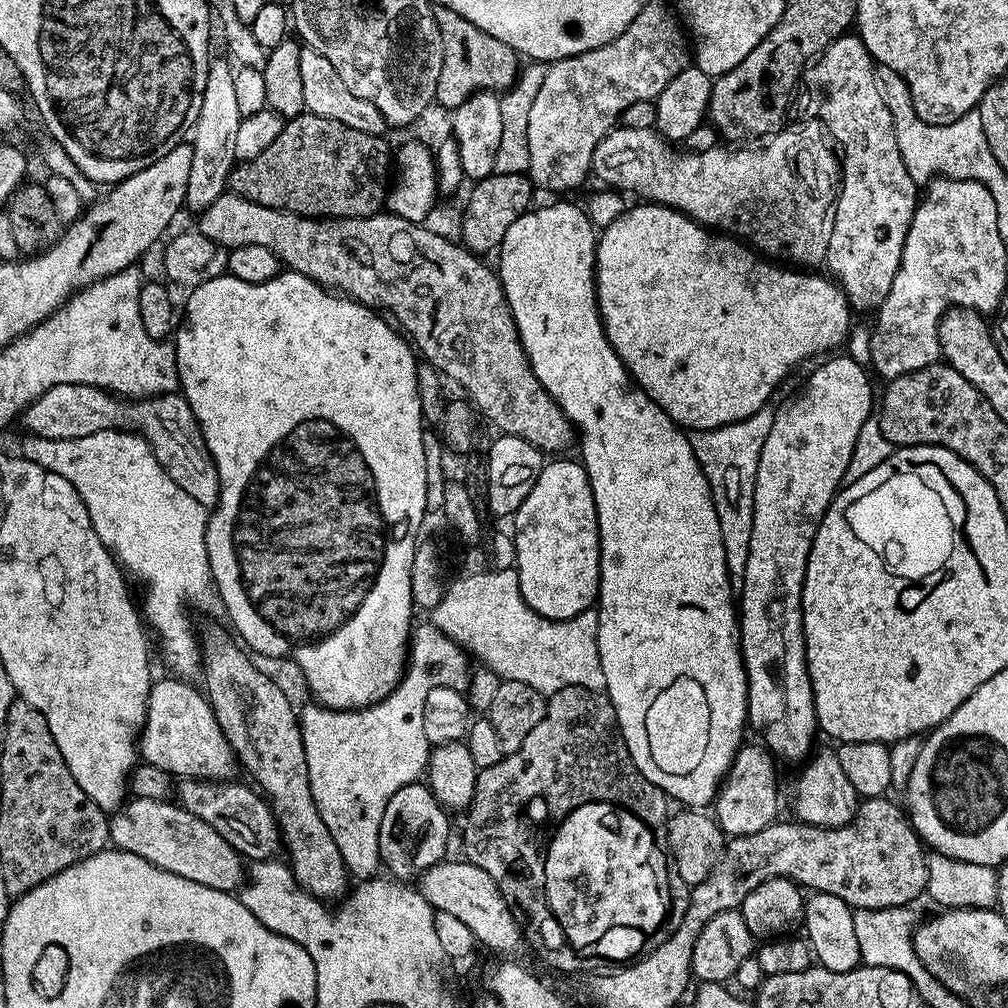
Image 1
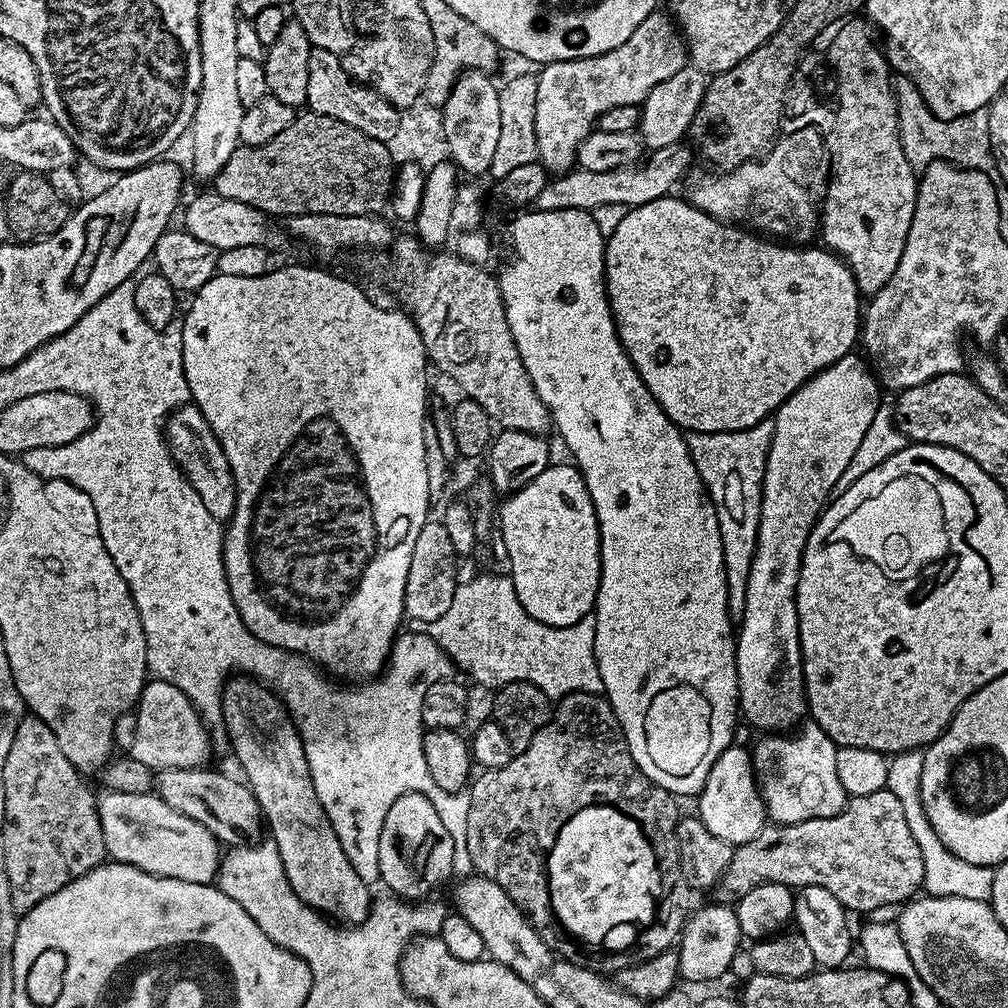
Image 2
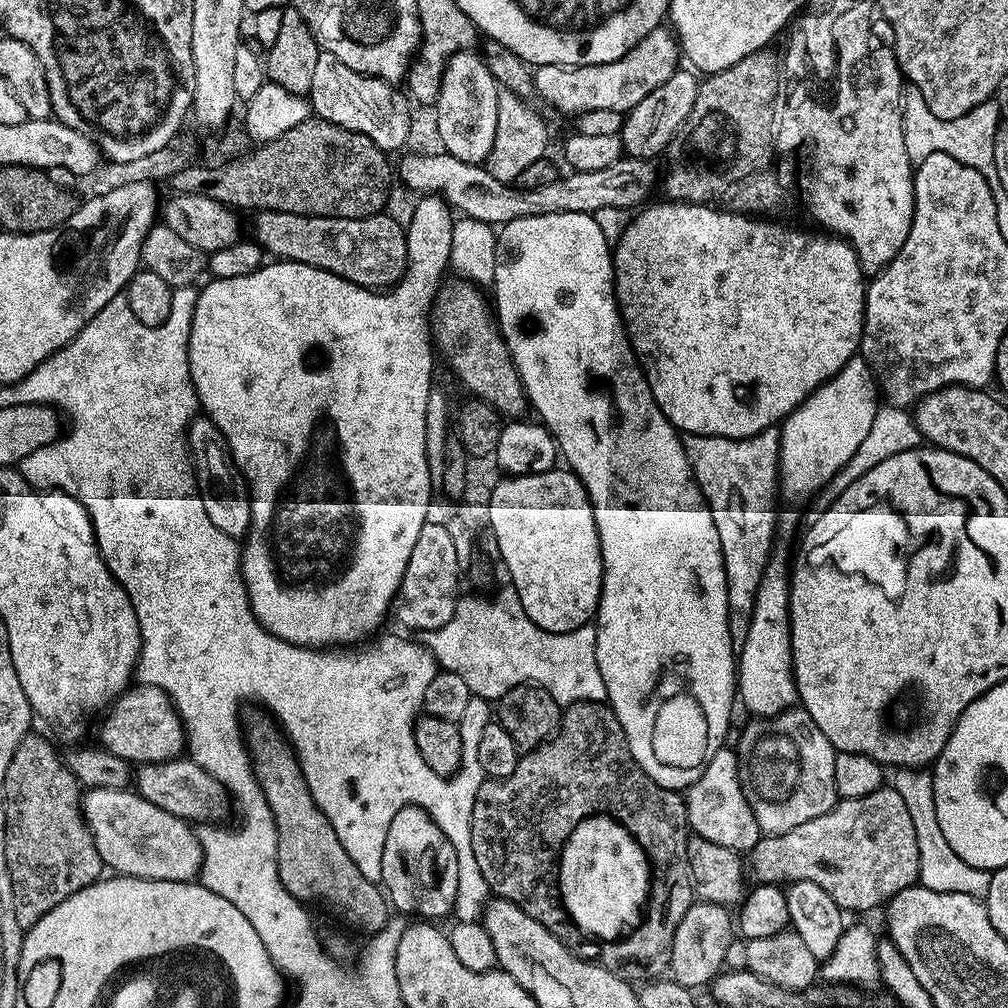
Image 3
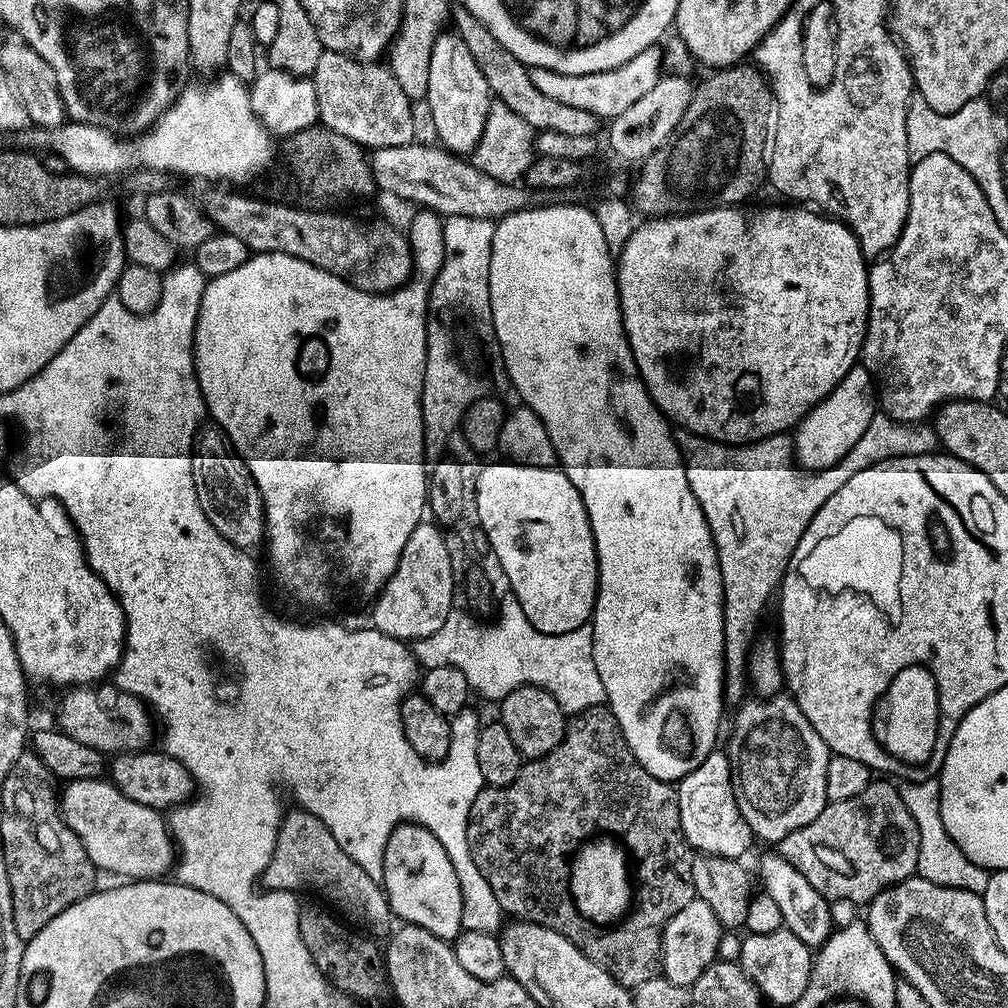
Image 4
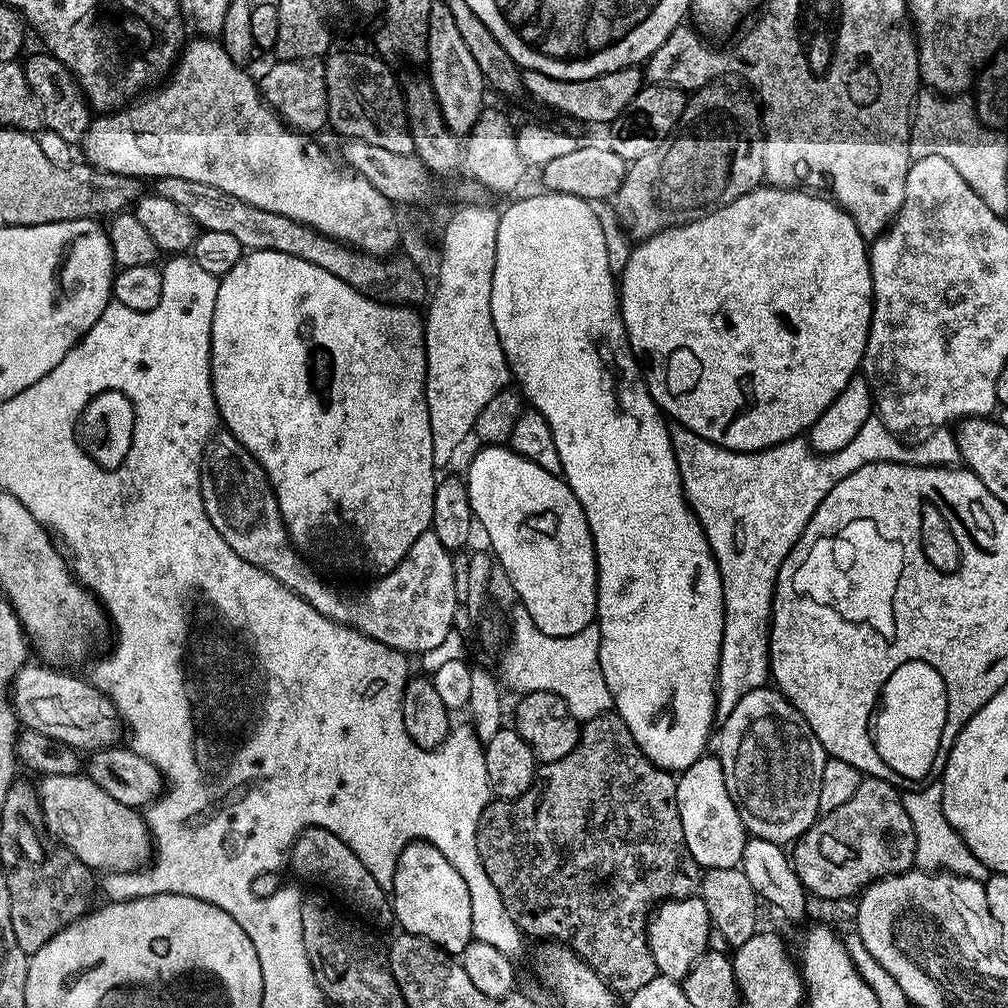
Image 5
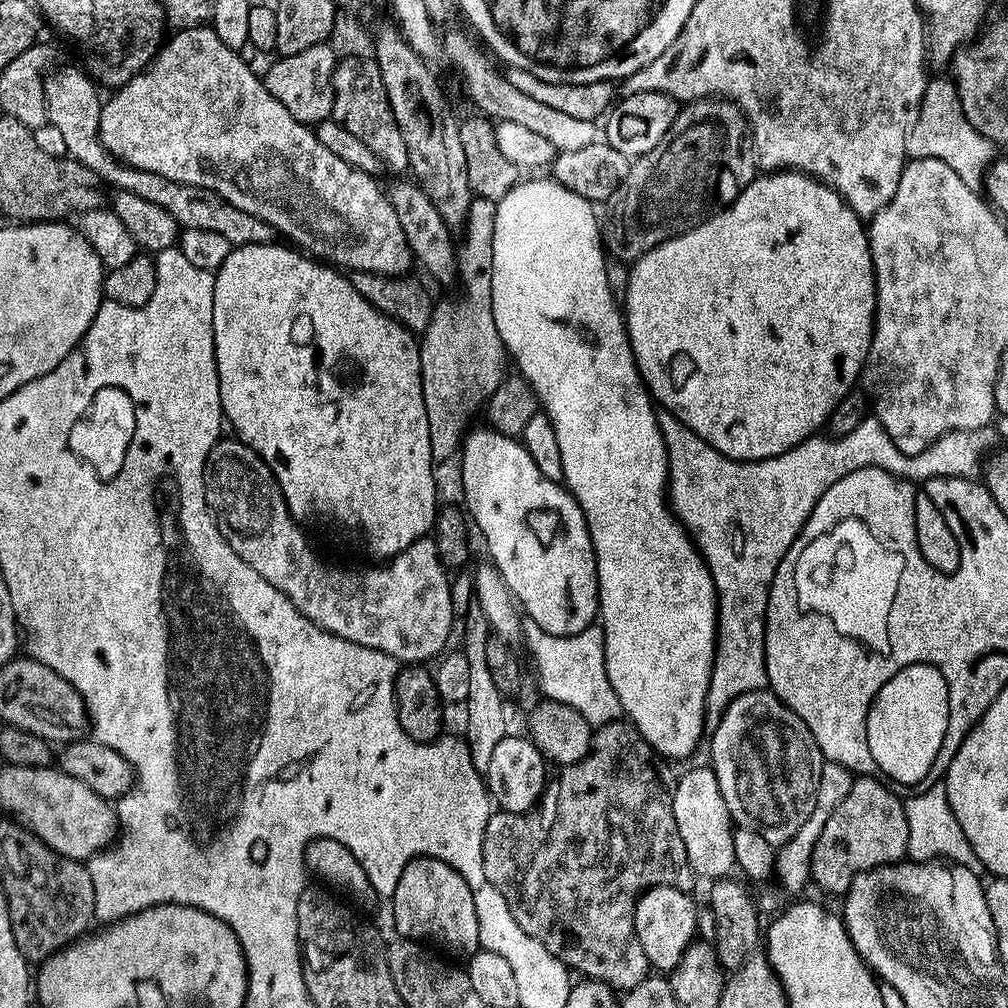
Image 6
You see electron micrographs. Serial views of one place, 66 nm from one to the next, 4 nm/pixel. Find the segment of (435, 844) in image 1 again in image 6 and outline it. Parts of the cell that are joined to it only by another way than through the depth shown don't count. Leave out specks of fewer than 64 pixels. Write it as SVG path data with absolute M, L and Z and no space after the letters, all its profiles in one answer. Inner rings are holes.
M417 856L415 860L402 870L402 878L398 878L398 886L390 897L392 904L392 920L401 937L417 942L429 942L437 940L448 948L457 948L464 958L473 952L481 951L480 939L478 938L478 914L474 910L474 898L470 894L470 886L456 873L446 862L436 860L433 856Z

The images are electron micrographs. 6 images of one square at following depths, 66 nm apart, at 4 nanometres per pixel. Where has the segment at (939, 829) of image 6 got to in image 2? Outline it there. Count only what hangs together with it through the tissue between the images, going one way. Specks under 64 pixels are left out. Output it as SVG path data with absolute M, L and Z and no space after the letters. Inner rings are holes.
M923 751L897 752L889 759L886 774L886 788L892 791L894 798L898 798L898 802L902 802L902 810L906 814L910 834L914 834L914 842L918 842L918 850L922 850L923 891L930 896L991 901L995 871L986 866L978 866L974 862L966 862L966 858L958 858L958 854L951 852L942 842L942 838L934 834L934 826L930 826L930 818L926 818L926 810L922 806L920 793L923 761Z

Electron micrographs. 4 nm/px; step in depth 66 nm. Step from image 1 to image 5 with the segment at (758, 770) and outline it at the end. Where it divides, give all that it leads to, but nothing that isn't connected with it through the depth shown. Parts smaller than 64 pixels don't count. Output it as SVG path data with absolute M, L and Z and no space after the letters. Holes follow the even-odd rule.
M705 754L694 766L679 773L676 781L678 814L682 818L682 834L686 834L686 846L701 869L734 868L739 865L746 839L746 829L730 794L726 790L726 778L716 754Z

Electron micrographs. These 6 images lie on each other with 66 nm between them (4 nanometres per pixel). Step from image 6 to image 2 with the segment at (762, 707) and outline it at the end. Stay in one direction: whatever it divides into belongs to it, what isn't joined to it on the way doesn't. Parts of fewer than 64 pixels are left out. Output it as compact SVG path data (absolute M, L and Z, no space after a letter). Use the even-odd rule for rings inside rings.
M814 722L801 723L788 735L761 737L756 745L751 745L750 751L767 819L773 824L797 824L810 818L839 816L850 797L842 790L842 782L838 782L834 763L837 744Z

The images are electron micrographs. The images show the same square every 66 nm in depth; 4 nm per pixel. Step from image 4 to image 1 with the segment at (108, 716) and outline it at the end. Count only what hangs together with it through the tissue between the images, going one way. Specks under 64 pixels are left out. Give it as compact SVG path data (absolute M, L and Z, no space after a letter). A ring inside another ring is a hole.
M184 678L157 679L148 695L144 727L138 737L143 763L166 770L173 778L186 780L231 780L238 772L238 757L232 751L222 726L214 718L207 695Z

